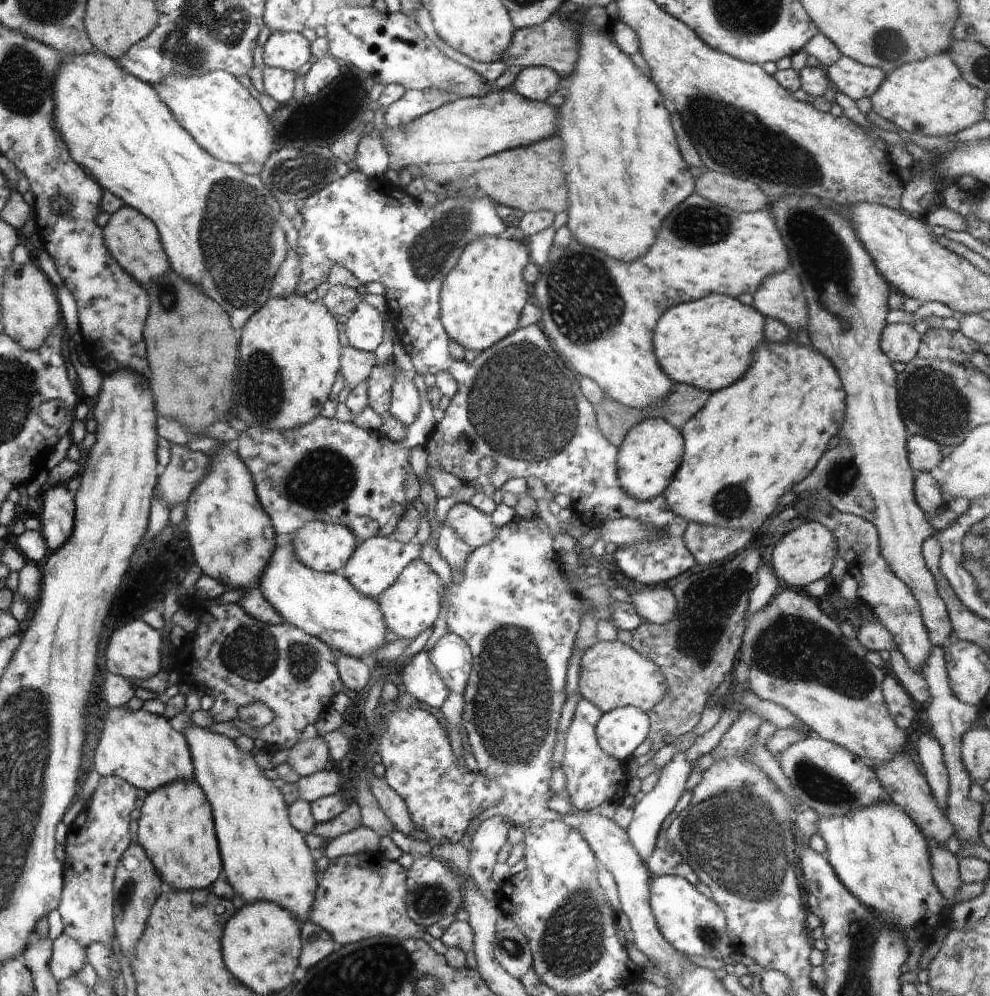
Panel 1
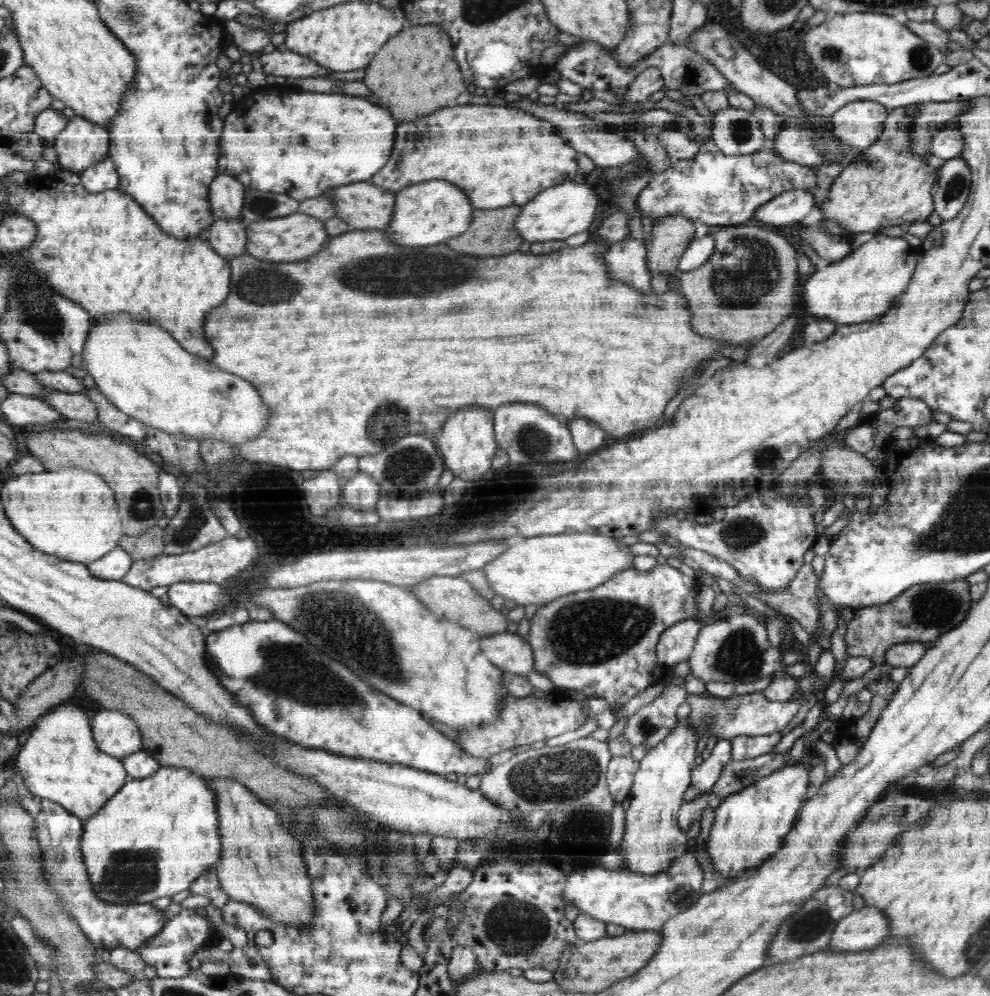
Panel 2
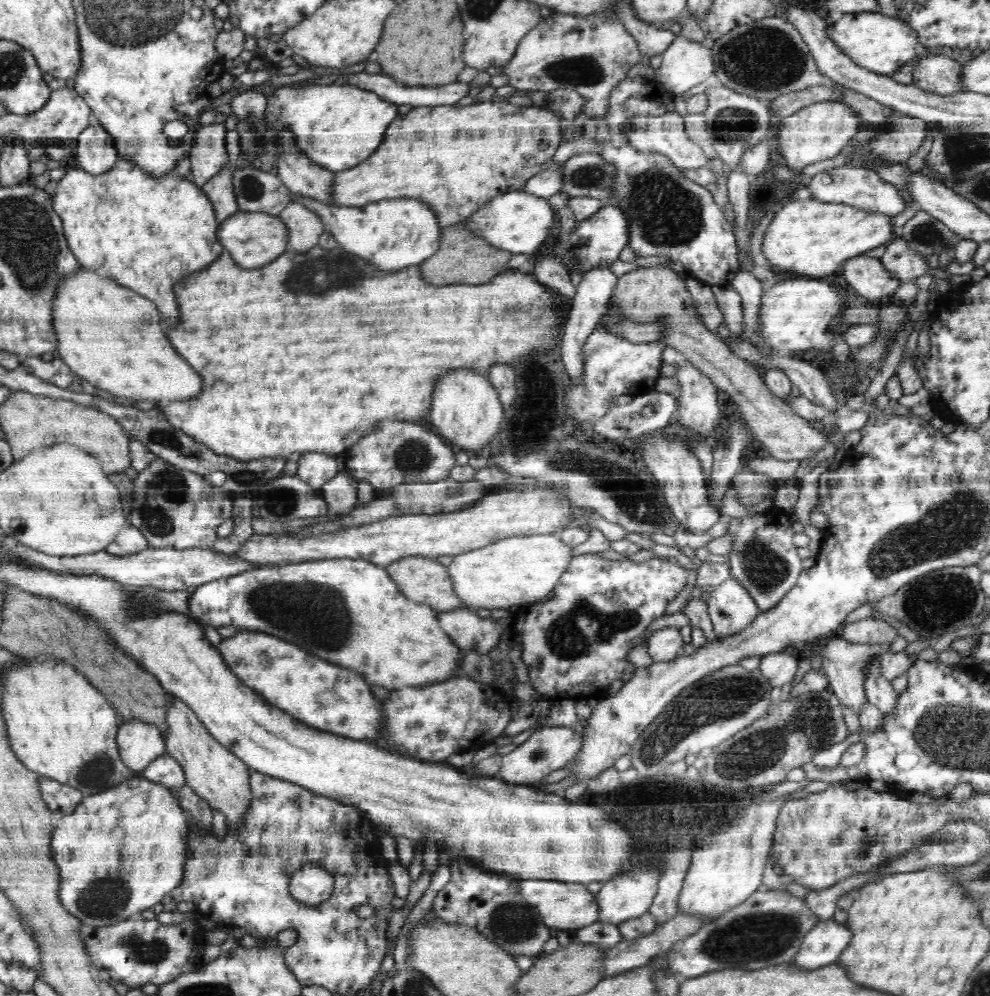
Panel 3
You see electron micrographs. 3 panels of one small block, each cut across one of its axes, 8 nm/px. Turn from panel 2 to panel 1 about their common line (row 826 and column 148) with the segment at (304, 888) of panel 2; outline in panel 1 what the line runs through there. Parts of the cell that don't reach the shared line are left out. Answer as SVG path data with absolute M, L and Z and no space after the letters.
M124 205L120 210L112 213L103 228L103 239L110 254L119 262L119 265L142 286L166 274L170 268L159 230L147 216L135 208Z

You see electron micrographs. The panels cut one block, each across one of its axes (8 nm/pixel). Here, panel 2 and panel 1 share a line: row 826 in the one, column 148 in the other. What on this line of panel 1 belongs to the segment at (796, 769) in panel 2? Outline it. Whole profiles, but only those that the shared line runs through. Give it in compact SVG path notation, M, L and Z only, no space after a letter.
M126 706L109 707L100 740L94 752L94 760L95 770L100 776L112 775L123 778L132 786L145 790L147 793L172 781L193 780L194 769L185 735L172 728L166 717L143 709L130 711Z

